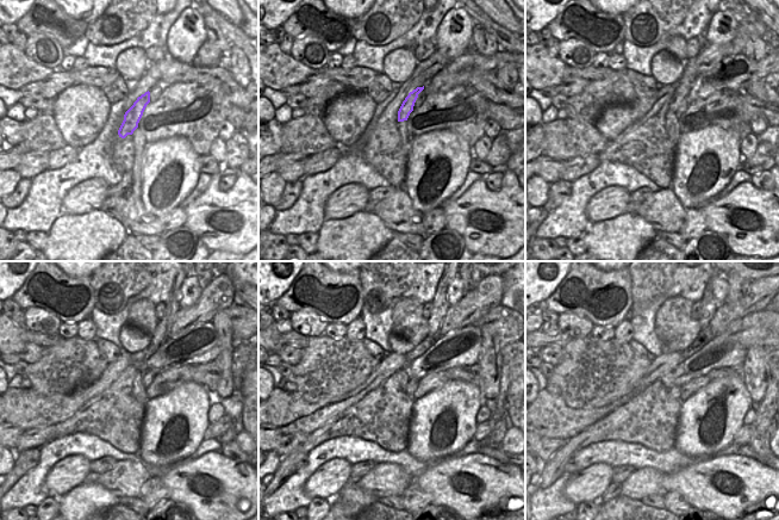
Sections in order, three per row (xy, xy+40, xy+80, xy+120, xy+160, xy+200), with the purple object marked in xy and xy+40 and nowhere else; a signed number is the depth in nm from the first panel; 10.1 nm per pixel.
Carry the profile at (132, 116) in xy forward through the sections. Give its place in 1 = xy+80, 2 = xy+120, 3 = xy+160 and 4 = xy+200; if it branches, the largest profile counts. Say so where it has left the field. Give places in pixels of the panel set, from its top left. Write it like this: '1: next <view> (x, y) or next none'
1: next xy+80 (683, 86)
2: next xy+120 (161, 334)
3: next xy+160 (440, 304)
4: next xy+200 (708, 304)

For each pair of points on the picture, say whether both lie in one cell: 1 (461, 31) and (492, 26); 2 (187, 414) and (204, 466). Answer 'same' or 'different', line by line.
1: different
2: different

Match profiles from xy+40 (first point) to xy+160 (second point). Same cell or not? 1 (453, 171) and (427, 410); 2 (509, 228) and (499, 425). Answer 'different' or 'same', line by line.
1: same
2: different

